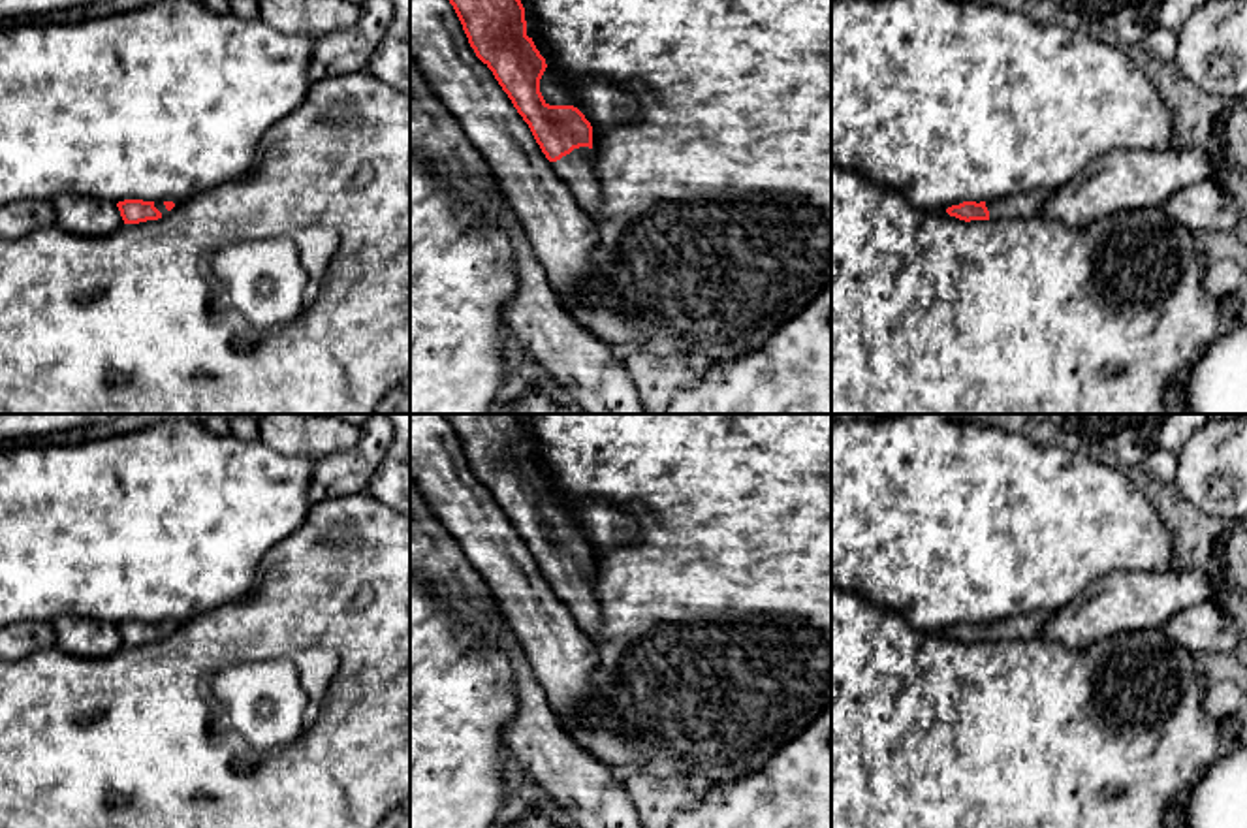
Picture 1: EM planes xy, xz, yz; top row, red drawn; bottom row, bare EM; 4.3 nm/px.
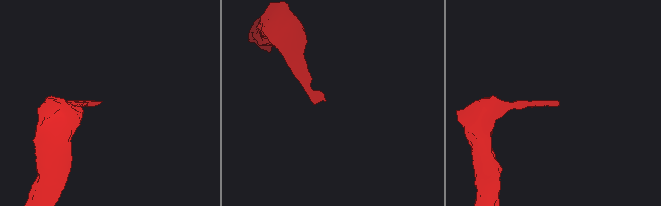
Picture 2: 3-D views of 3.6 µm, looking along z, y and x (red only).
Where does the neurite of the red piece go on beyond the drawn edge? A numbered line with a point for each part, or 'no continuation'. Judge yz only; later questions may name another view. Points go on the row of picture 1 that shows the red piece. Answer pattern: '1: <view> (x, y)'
1: yz (1024, 204)

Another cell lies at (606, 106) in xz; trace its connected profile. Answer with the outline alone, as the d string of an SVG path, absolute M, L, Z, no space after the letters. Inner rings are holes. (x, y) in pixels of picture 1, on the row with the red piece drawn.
M606 77L576 79L572 94L592 130L606 132L641 120L638 98Z

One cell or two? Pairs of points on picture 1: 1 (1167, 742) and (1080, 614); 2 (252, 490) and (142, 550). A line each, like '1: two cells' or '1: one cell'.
1: two cells
2: one cell

